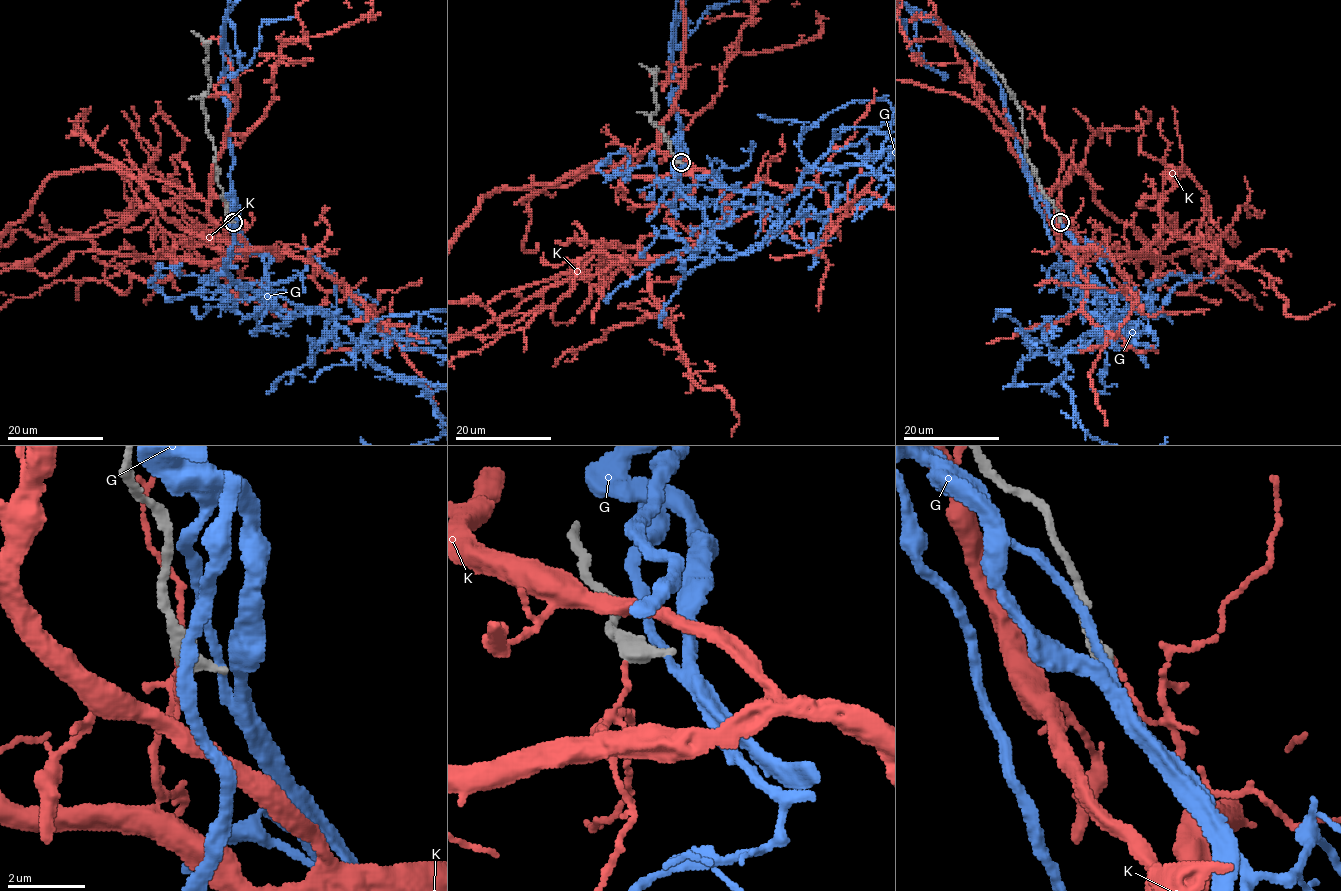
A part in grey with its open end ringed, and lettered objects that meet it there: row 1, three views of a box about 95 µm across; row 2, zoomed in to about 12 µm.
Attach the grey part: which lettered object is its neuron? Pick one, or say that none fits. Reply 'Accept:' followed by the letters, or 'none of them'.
Accept: none of them

